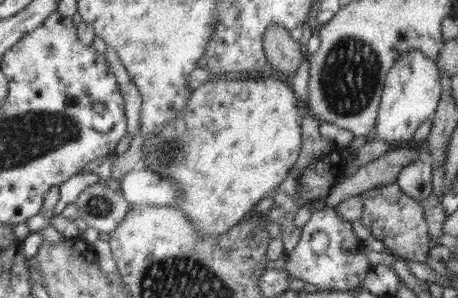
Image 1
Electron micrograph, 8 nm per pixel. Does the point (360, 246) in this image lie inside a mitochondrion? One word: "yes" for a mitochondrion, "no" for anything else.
no

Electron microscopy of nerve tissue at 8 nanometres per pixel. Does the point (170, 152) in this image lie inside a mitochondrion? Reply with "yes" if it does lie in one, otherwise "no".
yes

